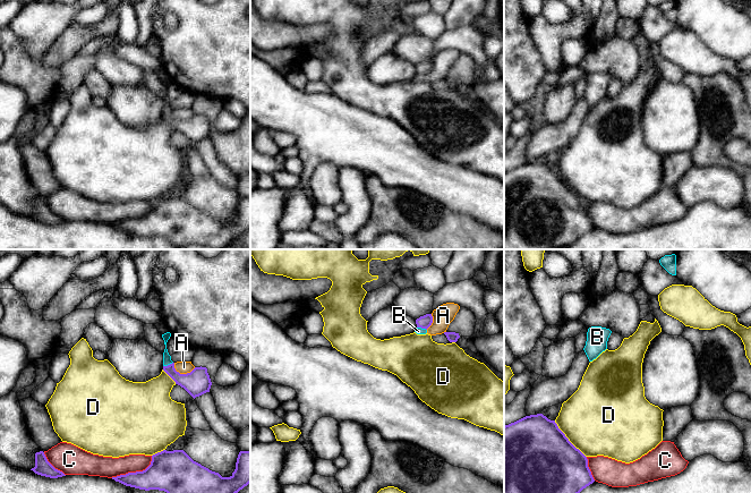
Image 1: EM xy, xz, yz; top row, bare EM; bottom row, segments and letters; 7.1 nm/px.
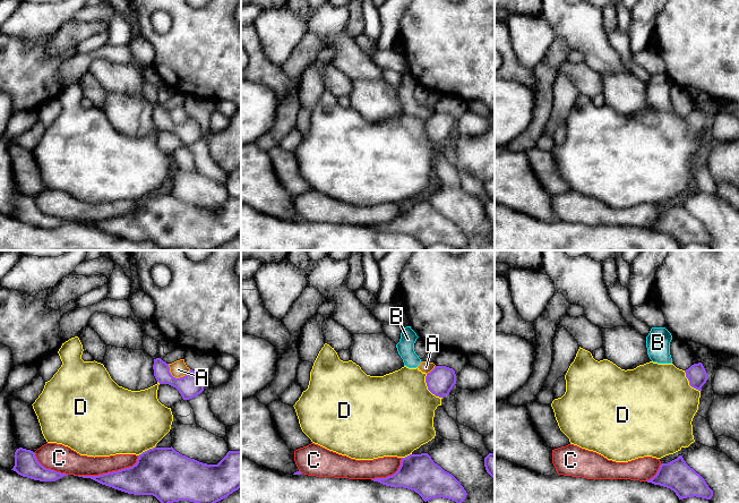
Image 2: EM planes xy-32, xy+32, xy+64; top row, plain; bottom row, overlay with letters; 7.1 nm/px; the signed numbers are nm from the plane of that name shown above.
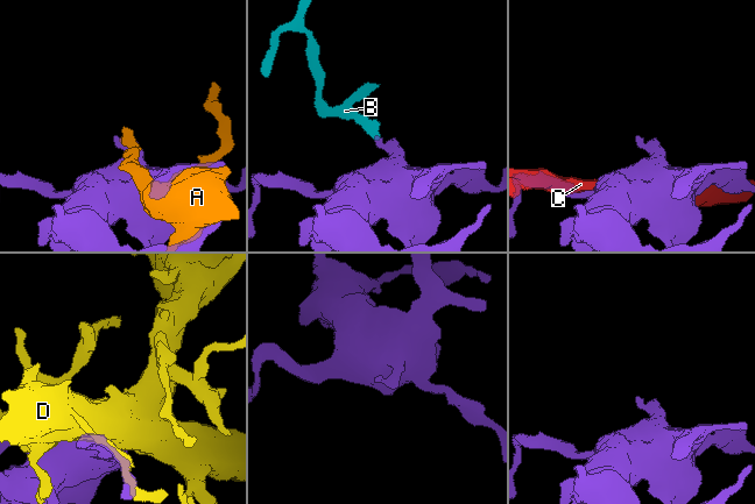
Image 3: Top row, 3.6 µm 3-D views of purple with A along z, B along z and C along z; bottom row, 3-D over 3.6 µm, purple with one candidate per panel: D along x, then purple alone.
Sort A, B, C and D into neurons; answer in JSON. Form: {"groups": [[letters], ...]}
{"groups": [["A", "B"], ["C"], ["D"]]}

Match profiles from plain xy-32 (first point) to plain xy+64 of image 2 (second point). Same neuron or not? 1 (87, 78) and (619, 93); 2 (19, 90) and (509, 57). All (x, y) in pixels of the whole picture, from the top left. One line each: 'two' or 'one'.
1: two
2: one

